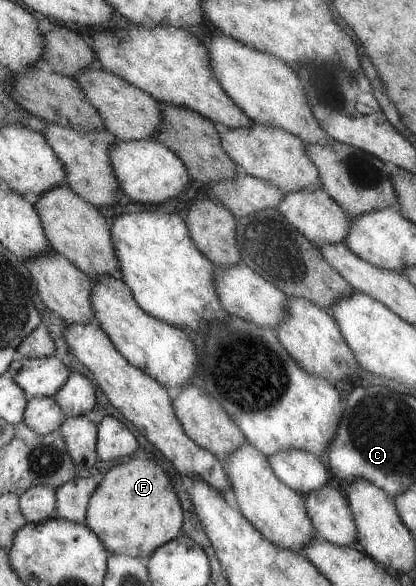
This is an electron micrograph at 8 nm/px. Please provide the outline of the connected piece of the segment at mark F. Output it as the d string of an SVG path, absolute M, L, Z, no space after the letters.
M136 458L117 464L105 474L91 496L86 524L103 540L110 553L148 560L158 547L182 534L184 519L180 498L163 466Z

